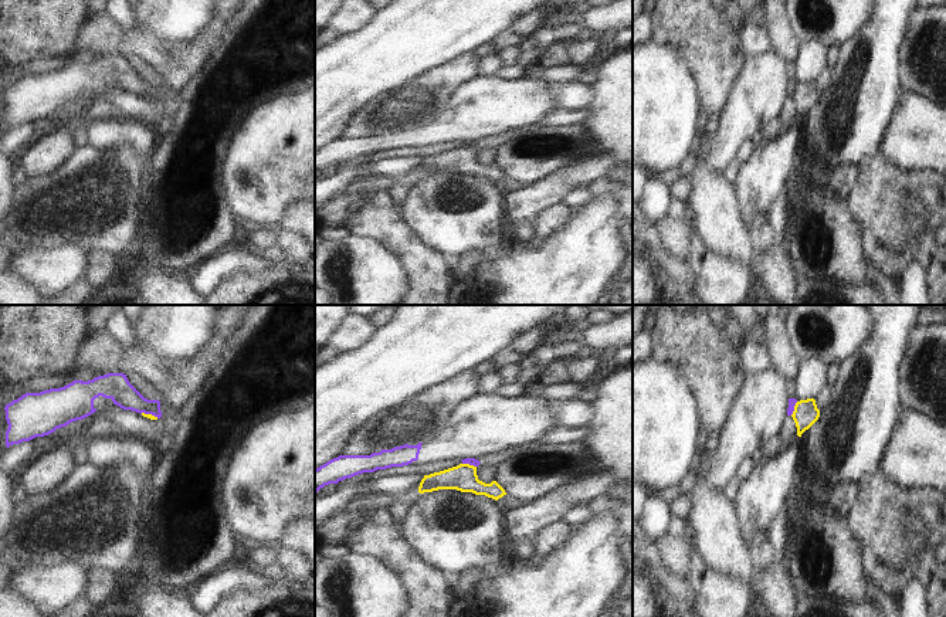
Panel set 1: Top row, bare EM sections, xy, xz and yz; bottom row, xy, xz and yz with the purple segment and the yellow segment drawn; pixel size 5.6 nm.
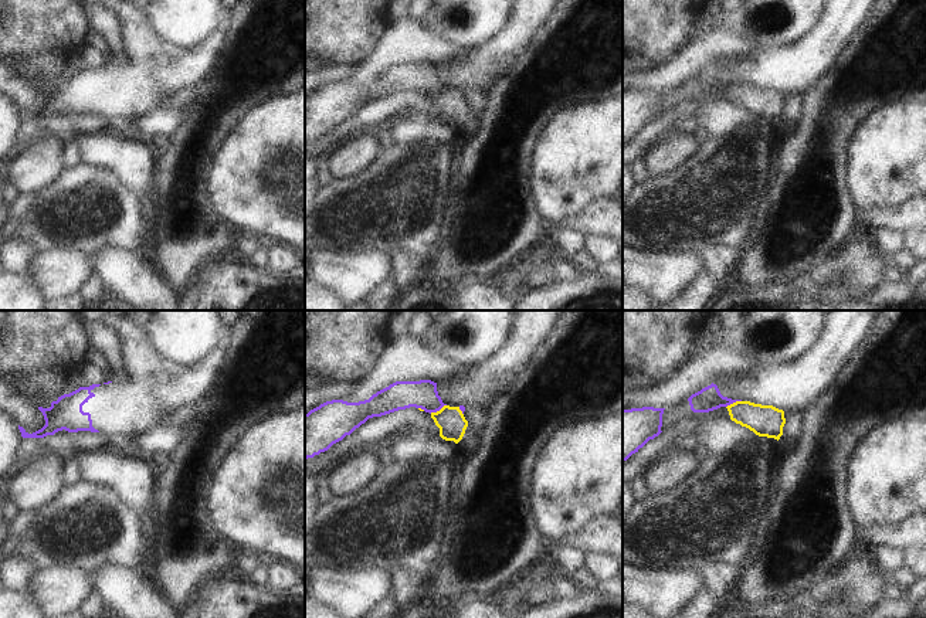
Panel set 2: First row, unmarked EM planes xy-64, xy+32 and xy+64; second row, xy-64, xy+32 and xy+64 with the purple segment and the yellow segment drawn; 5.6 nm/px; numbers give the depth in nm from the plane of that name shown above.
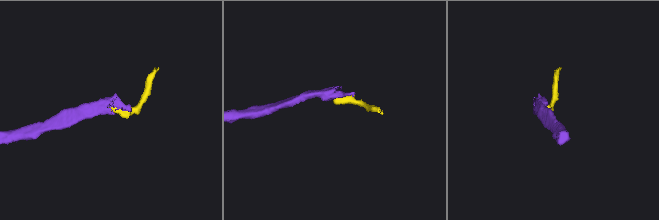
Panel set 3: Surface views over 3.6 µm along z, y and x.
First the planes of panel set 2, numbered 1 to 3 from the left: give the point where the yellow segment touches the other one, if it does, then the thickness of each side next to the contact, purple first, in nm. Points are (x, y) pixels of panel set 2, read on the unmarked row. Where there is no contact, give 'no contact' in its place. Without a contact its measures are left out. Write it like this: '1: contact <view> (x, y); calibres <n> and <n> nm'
1: no contact
2: contact xy+32 (437, 92); calibres 160 and 160 nm
3: contact xy+64 (733, 84); calibres 140 and 180 nm

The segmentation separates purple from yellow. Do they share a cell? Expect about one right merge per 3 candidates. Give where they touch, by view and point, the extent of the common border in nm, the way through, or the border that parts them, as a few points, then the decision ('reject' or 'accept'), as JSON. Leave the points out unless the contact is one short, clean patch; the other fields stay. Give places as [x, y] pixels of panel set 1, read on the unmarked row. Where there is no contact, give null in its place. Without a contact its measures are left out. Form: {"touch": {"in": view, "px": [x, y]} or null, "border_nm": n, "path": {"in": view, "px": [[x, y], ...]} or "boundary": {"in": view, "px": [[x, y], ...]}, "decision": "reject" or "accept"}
{"touch": {"in": "xy", "px": [149, 95]}, "border_nm": 110, "boundary": {"in": "xy", "px": [[141, 95], [158, 99]]}, "decision": "reject"}

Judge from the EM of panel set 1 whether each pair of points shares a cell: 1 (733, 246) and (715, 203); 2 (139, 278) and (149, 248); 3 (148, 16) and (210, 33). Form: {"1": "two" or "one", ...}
{"1": "one", "2": "two", "3": "two"}

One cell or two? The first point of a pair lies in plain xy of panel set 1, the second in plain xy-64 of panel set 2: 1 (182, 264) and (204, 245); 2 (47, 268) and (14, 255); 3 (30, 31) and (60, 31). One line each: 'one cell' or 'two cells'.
1: one cell
2: two cells
3: one cell

